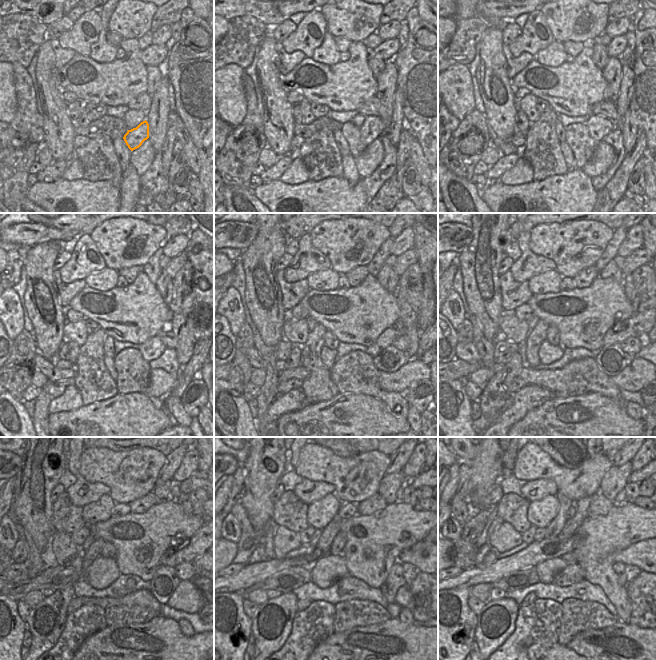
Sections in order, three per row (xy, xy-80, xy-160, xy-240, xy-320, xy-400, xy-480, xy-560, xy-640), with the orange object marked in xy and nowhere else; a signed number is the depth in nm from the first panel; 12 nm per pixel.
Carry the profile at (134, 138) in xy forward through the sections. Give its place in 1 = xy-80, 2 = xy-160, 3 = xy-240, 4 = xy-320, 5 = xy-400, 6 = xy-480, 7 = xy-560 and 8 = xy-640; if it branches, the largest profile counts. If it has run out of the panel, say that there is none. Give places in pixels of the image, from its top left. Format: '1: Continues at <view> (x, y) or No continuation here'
1: Continues at xy-80 (373, 127)
2: Continues at xy-160 (599, 126)
3: Continues at xy-240 (153, 348)
4: Continues at xy-320 (386, 339)
5: Continues at xy-400 (641, 323)
6: Continues at xy-480 (193, 549)
7: Continues at xy-560 (416, 547)
8: No continuation here

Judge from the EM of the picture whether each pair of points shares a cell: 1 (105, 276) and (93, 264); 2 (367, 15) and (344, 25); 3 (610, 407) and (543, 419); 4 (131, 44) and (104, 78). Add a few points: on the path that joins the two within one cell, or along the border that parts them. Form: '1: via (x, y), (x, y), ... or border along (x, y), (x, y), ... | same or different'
1: border along (106, 267), (90, 273), (84, 279) | different
2: via (361, 18), (350, 19) | same
3: via (593, 424), (560, 424) | same
4: via (132, 54), (132, 58), (114, 76) | same

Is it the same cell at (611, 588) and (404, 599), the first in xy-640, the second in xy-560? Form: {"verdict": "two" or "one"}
{"verdict": "two"}

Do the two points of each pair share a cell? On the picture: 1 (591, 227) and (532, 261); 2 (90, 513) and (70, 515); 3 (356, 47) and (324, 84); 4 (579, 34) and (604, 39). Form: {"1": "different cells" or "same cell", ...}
{"1": "different cells", "2": "different cells", "3": "same cell", "4": "different cells"}

